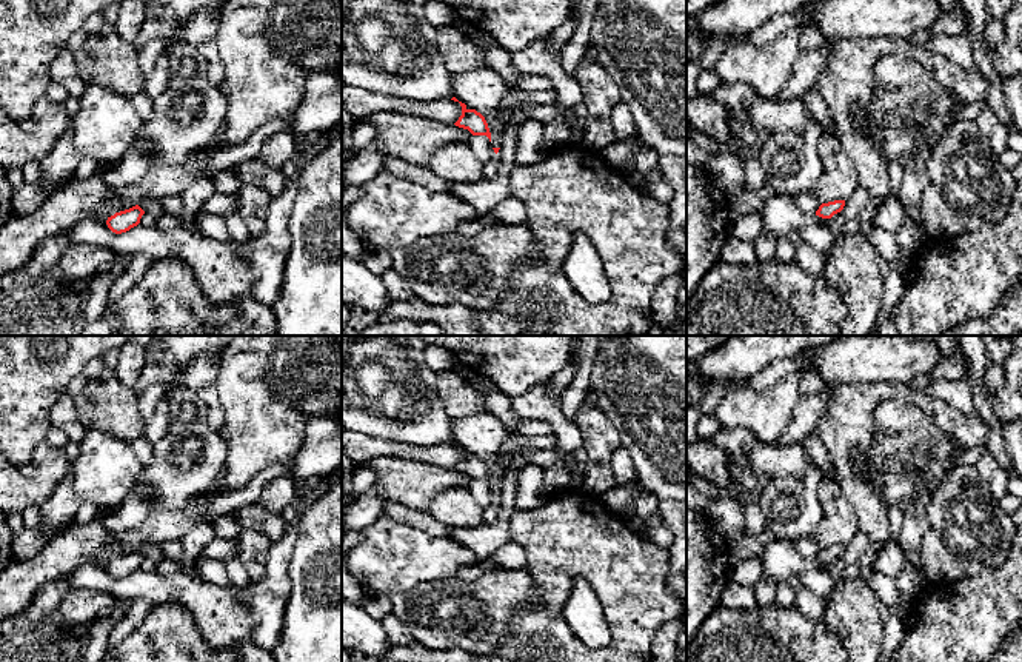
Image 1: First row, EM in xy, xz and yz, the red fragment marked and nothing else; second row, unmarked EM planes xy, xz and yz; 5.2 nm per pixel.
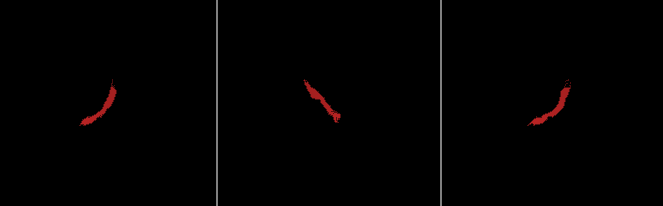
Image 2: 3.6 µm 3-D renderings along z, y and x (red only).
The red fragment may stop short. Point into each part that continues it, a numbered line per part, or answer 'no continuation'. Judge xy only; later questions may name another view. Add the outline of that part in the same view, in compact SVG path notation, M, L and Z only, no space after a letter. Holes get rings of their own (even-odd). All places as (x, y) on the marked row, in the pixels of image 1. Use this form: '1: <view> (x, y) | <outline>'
no continuation

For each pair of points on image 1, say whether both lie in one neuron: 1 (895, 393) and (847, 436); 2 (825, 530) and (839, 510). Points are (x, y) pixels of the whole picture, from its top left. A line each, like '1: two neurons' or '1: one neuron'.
1: one neuron
2: one neuron

